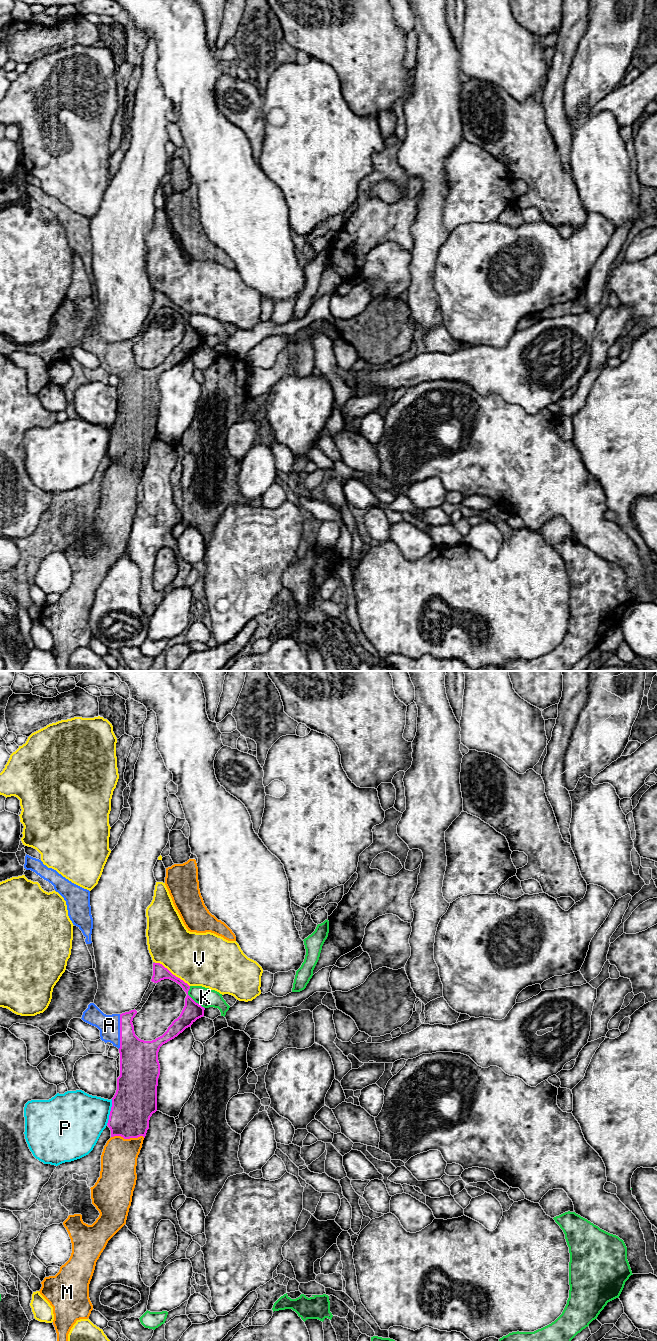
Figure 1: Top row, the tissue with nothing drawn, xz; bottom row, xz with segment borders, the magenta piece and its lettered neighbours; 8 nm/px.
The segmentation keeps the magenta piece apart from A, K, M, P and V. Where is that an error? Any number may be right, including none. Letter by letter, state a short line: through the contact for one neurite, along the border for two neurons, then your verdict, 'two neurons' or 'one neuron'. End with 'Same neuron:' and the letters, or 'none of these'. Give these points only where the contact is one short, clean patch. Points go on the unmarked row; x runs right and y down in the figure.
A: one neuron
K: two neurons
M: two neurons
P: two neurons
V: two neurons
Same neuron: A

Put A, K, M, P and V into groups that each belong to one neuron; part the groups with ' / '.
A / K / M / P / V

